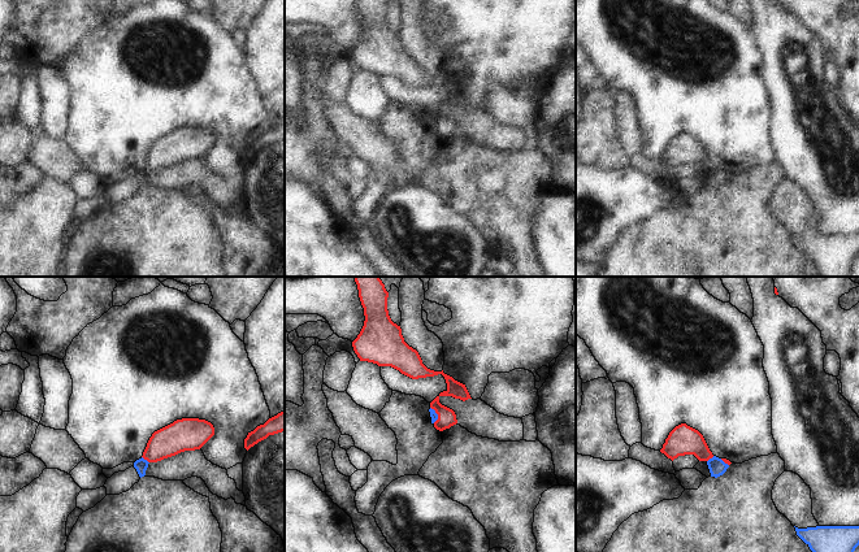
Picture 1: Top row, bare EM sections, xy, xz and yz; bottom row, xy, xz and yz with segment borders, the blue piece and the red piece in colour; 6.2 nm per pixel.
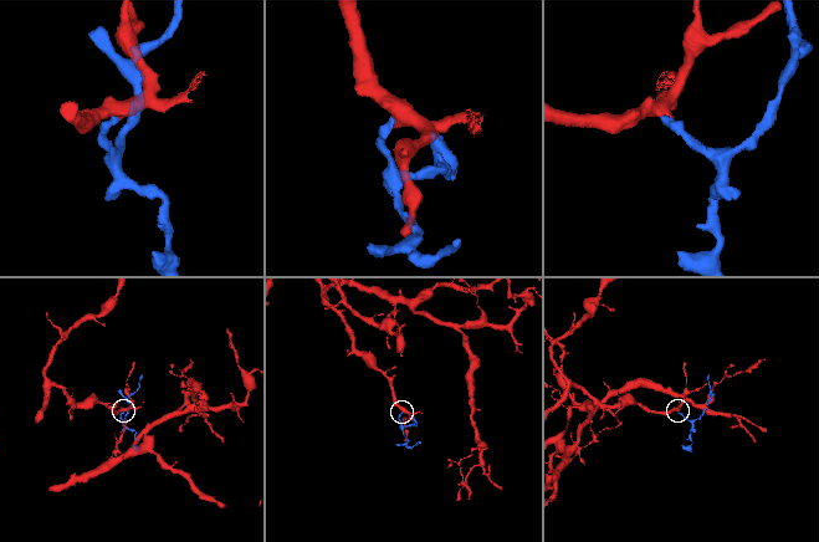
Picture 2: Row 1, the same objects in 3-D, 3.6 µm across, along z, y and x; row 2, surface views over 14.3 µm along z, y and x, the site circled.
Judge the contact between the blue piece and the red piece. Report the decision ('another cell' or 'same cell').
same cell

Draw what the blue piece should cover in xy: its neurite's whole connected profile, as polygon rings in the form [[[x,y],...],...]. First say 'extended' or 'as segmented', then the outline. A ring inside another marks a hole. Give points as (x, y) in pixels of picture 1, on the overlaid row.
extended; [[[177,420],[152,434],[143,456],[134,462],[134,468],[142,478],[149,462],[157,462],[185,451],[200,449],[213,435],[214,427],[205,420]]]

